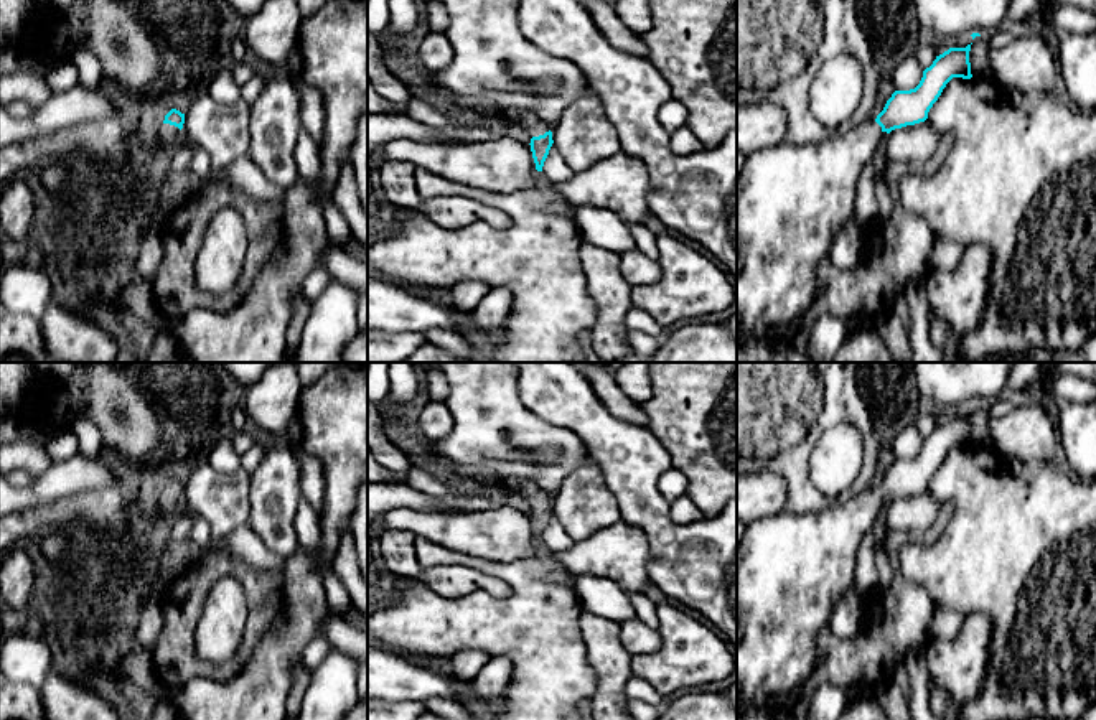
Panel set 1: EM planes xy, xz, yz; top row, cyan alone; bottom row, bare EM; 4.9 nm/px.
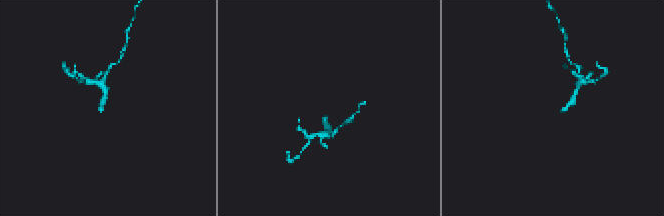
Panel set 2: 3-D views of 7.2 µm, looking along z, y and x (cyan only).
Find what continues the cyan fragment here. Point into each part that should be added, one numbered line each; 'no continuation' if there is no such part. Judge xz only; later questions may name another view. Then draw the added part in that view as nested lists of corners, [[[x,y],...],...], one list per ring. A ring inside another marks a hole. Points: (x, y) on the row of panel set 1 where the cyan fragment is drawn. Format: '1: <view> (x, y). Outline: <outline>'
1: xz (528, 121). Outline: [[[522,112],[516,117],[499,117],[506,122],[522,127],[531,137],[539,137],[549,132],[550,129],[532,112]]]

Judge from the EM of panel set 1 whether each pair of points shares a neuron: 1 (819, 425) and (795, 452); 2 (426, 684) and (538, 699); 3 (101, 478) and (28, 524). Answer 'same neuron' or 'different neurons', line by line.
1: same neuron
2: different neurons
3: different neurons

